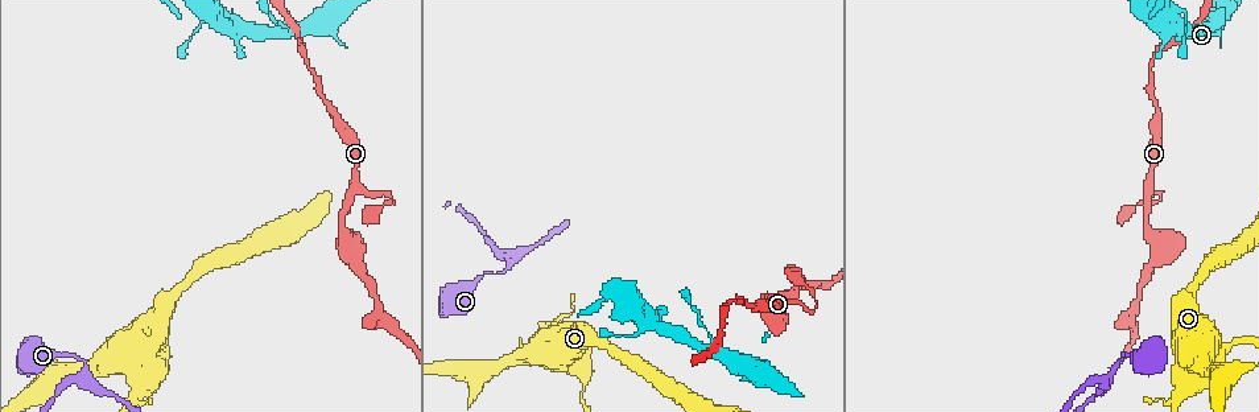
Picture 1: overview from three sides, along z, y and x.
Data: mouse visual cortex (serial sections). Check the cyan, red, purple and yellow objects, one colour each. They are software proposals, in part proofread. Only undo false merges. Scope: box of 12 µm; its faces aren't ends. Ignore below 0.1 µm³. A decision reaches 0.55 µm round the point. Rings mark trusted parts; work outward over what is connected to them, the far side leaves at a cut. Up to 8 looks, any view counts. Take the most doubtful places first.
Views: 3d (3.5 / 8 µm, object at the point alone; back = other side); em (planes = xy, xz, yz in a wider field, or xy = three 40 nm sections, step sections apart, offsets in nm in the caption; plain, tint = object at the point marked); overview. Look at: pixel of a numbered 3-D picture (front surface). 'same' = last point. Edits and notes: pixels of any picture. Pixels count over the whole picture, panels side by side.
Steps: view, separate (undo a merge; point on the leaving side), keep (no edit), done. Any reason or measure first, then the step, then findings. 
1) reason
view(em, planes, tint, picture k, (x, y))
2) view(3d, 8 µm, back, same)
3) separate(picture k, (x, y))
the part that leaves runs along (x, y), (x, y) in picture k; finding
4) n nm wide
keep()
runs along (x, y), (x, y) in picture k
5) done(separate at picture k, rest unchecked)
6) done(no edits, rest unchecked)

a narrow waist
view(em, xy, step 1, tint, picture 1, (1112, 374))

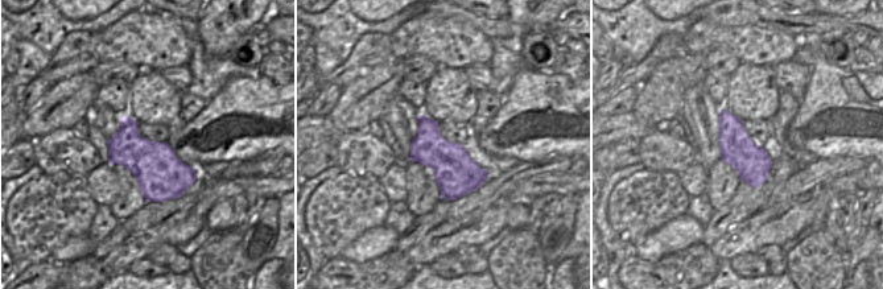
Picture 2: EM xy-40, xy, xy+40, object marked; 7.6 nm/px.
view(3d, 3.5 µm, same)

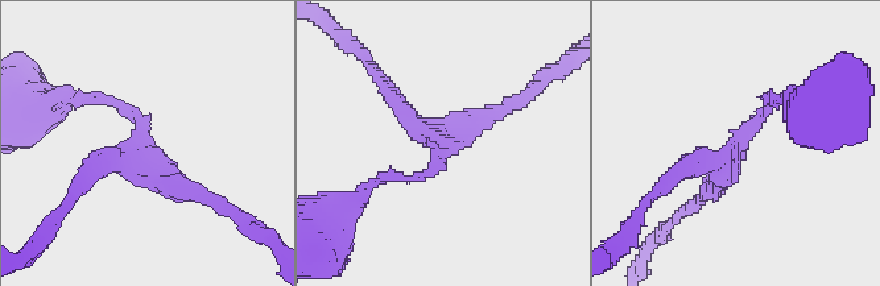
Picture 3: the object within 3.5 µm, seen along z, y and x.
arms of 150, 250, 300 nm
keep()
runs along (85, 98), (125, 106), (149, 171), (194, 191) in picture 3; all the same cell

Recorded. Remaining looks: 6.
three-way junction
view(em, xy, step 3, tint, picture 1, (1149, 191))

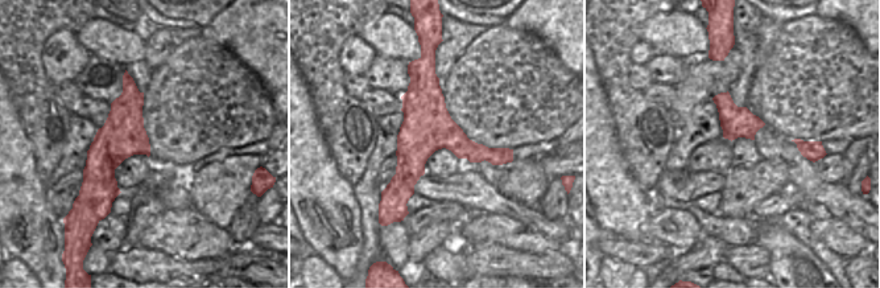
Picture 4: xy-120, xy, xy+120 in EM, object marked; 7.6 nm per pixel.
wider look
view(3d, 3.5 µm, same)

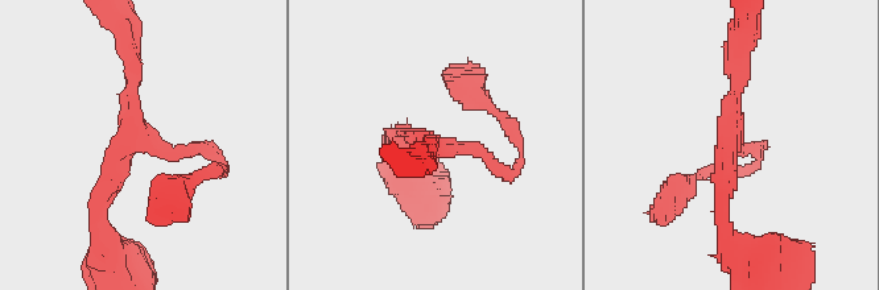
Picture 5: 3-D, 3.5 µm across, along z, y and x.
keep()
runs along (131, 54), (131, 140), (98, 216) in picture 5; one cell here

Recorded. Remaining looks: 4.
calibre changes
view(3d, 3.5 µm, picture 1, (246, 28))

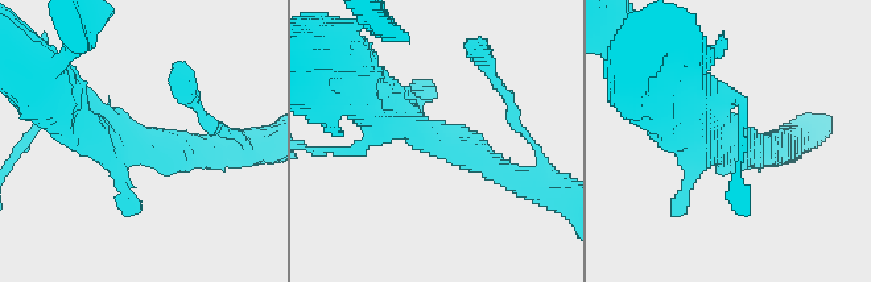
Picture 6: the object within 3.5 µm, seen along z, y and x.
shape alone is not enough
view(em, xy, step 5, tint, picture 6, (140, 138))

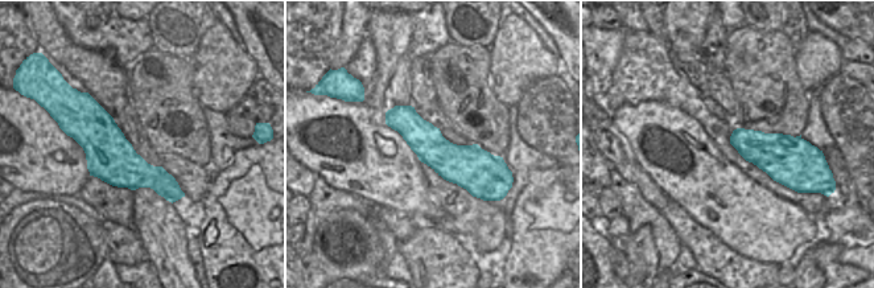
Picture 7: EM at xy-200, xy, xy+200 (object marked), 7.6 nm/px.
another direction
view(em, xy, step 2, tint, same)

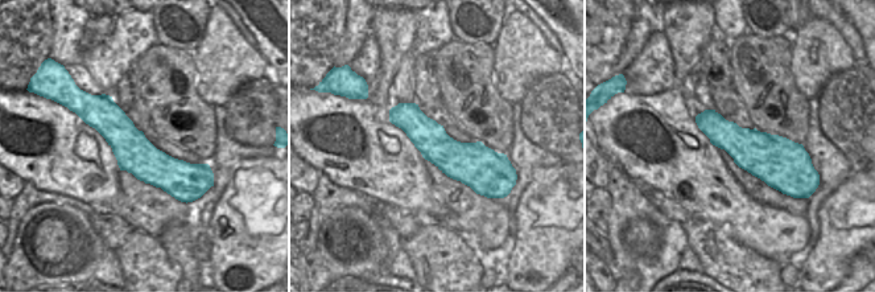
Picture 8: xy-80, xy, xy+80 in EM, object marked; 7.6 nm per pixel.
keep()
runs along (512, 175), (451, 152), (367, 81) in picture 6; one cell here

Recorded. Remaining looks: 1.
done(no edits, rest unchecked)

